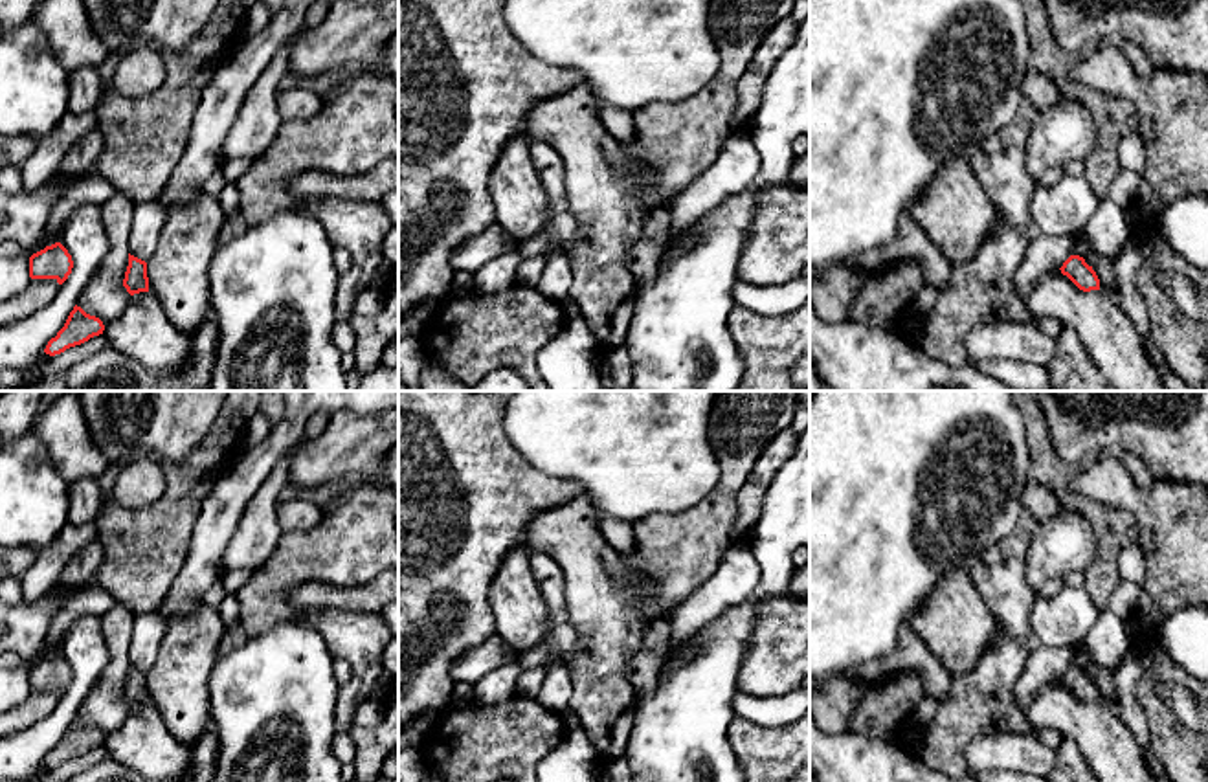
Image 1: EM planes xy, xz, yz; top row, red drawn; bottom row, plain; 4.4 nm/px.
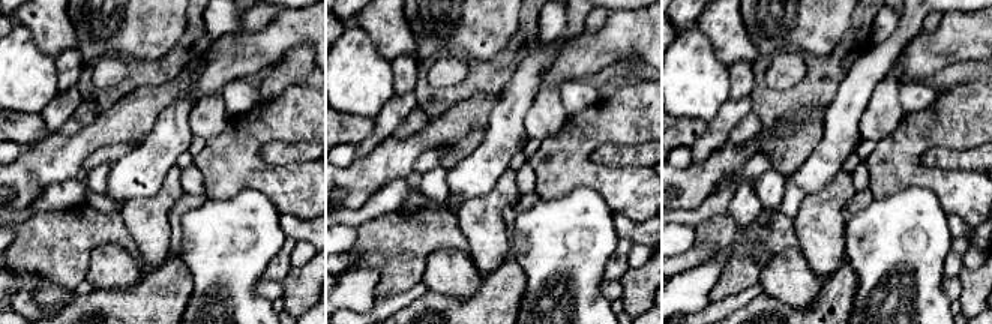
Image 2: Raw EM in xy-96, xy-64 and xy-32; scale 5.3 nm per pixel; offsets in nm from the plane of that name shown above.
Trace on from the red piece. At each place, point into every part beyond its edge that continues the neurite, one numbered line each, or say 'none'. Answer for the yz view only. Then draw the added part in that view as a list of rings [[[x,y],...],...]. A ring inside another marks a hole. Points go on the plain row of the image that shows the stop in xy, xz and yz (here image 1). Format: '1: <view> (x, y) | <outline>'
none

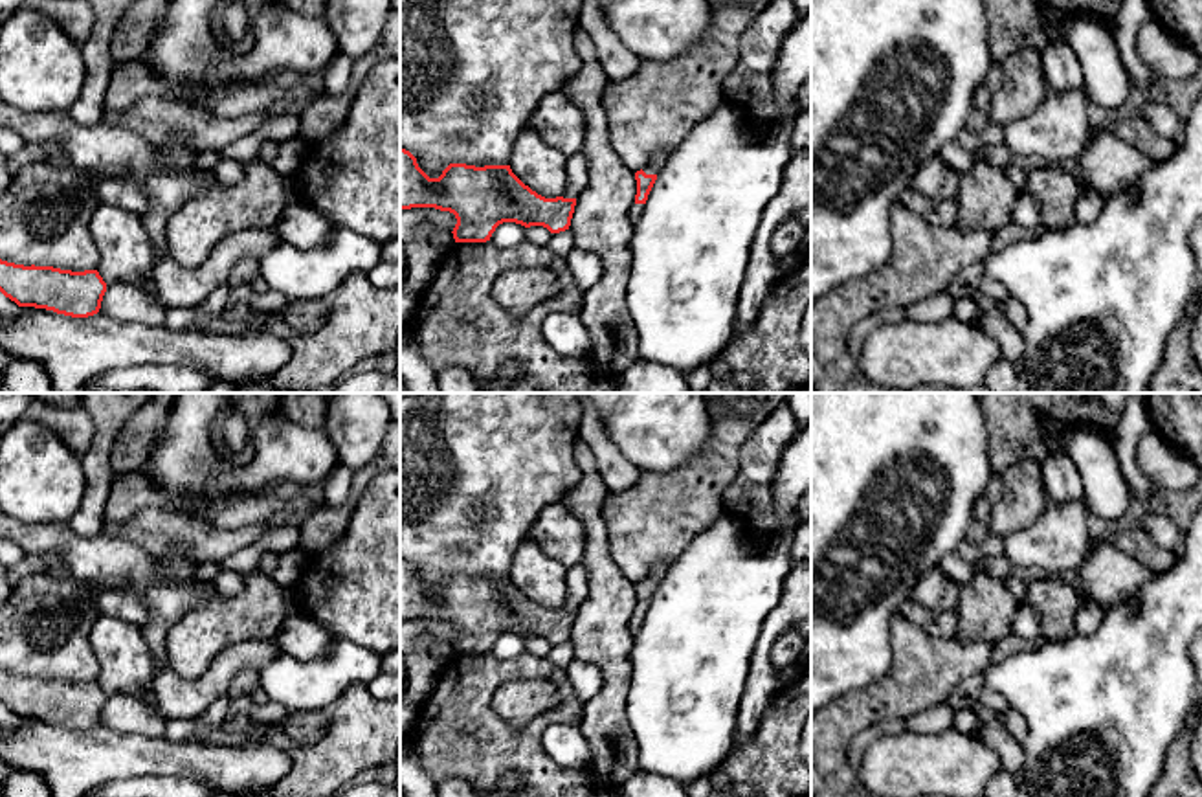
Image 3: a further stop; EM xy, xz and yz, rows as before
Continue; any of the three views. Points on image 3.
1: xz (657, 572) | [[[657,562],[650,567],[648,575],[642,578],[646,586],[659,586],[666,575],[668,564]]]

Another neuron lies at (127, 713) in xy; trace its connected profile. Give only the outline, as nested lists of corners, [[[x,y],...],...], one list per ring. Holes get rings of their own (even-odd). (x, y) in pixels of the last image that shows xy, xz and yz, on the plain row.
[[[154,687],[141,694],[123,692],[108,696],[97,725],[150,738],[163,736],[167,718],[154,703],[154,698]]]

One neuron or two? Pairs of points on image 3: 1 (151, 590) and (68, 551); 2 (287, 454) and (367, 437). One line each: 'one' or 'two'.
1: one
2: two

